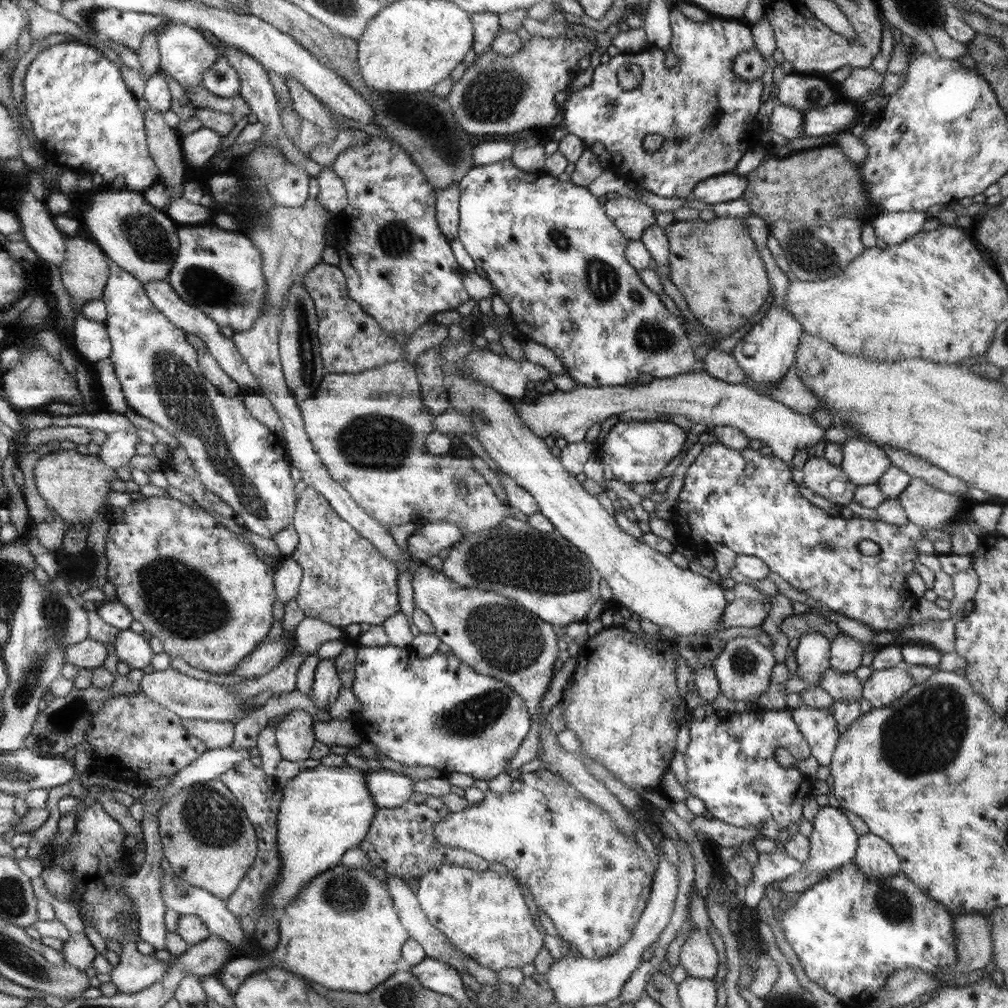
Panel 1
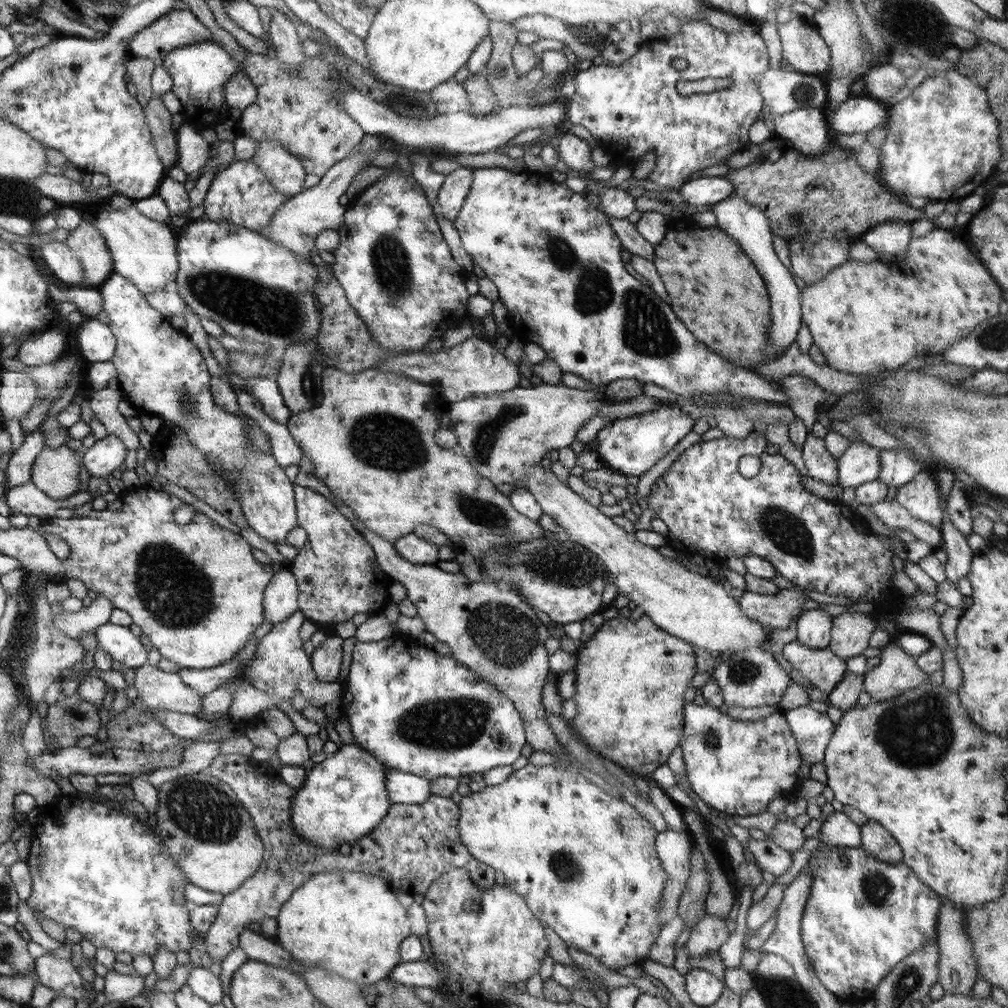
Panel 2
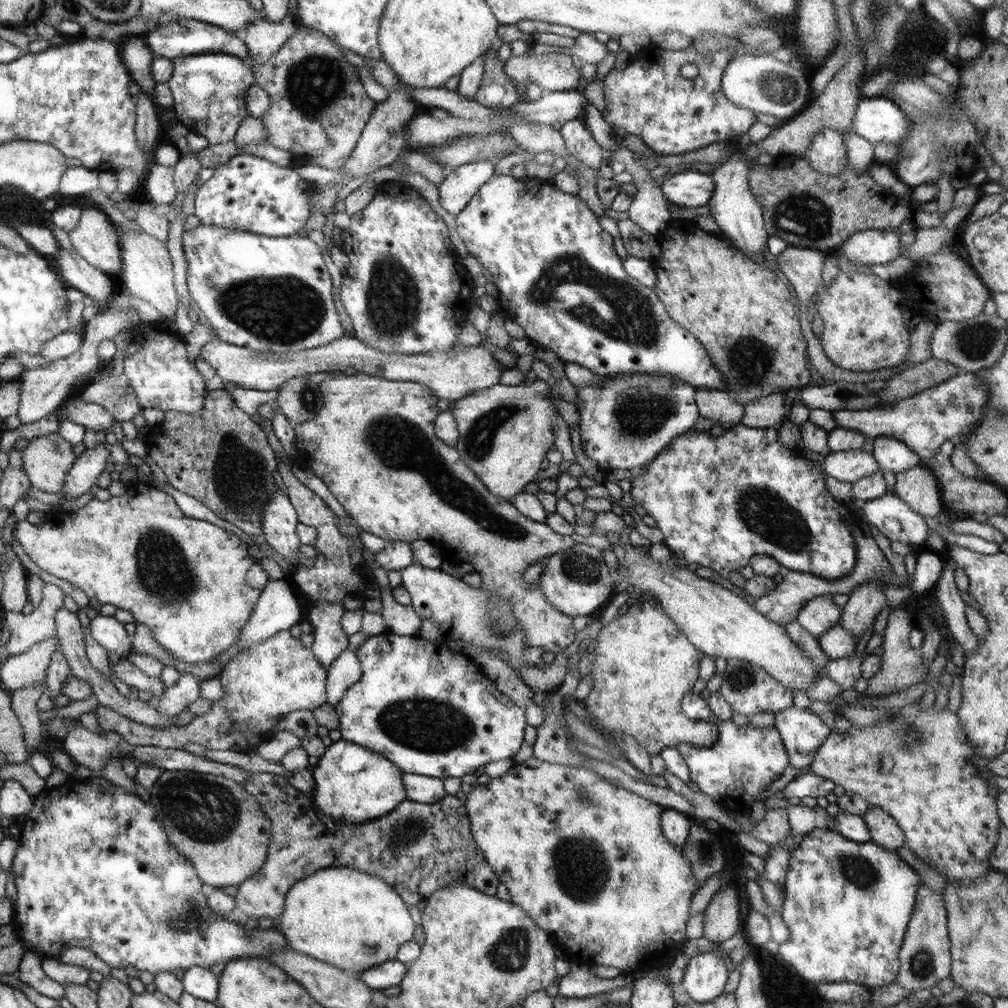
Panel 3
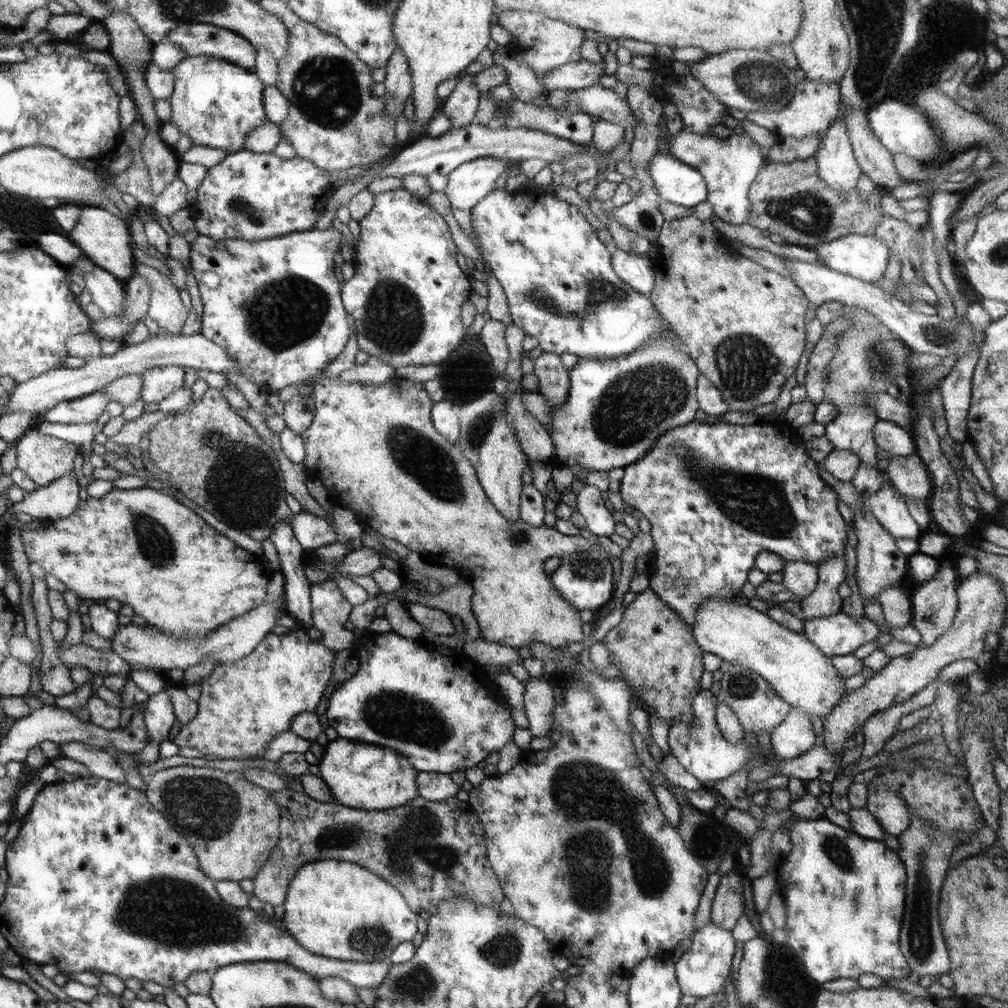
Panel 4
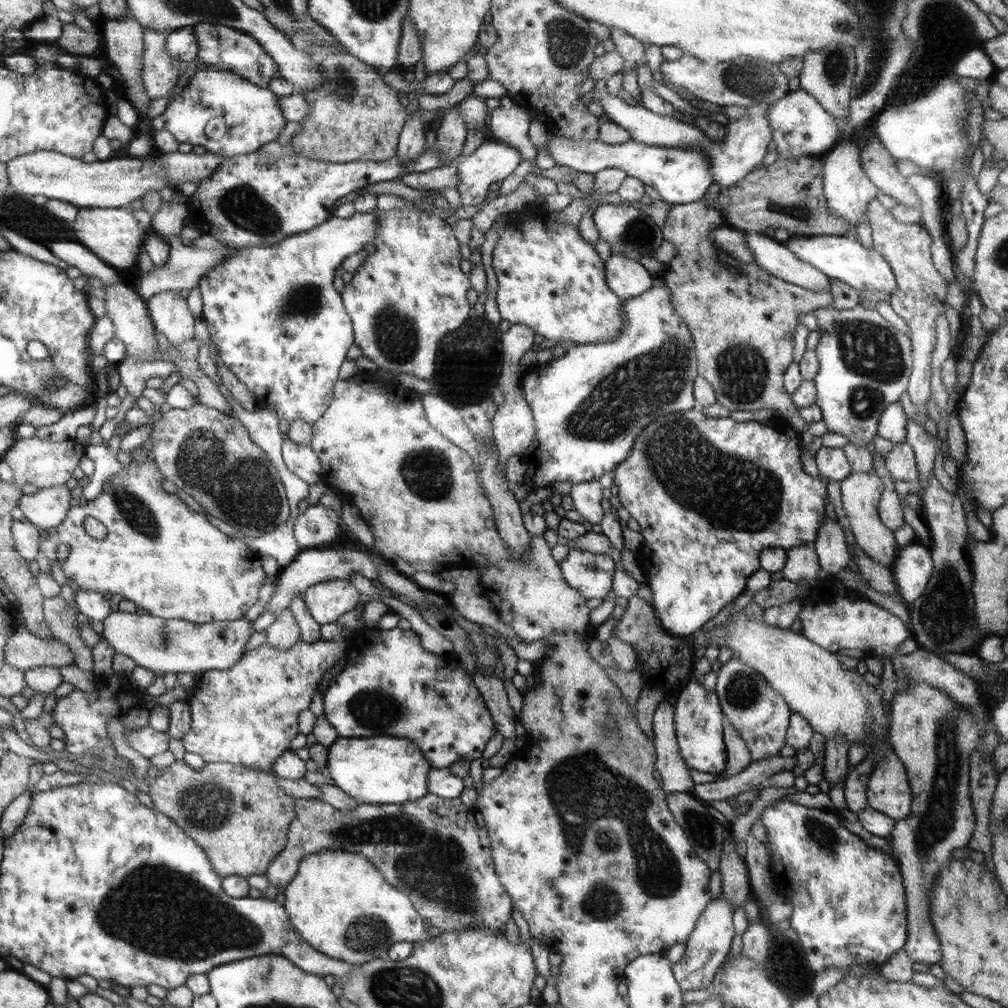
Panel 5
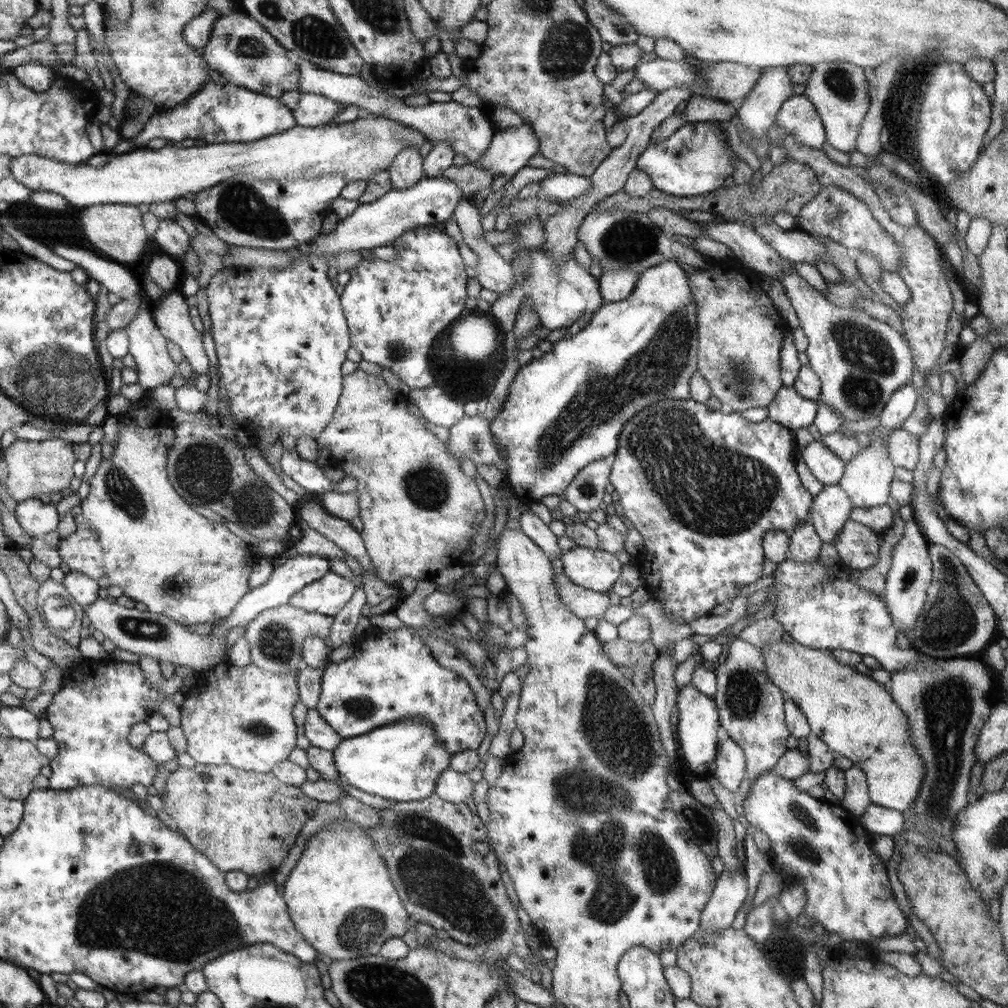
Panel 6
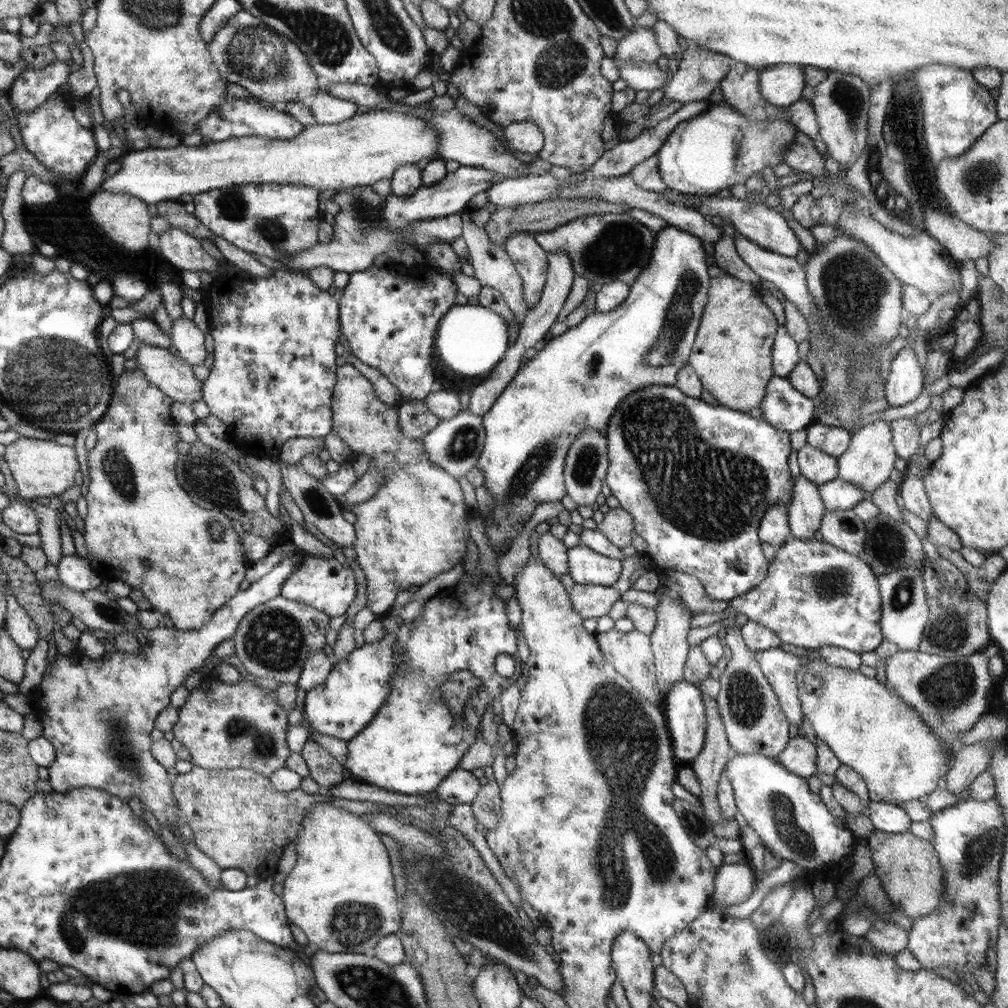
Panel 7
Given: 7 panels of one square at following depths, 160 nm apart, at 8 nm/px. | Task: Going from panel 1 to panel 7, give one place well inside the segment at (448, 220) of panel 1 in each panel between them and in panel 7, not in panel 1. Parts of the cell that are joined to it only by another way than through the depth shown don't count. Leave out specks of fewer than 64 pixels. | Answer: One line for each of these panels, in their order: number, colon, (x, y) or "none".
2: (453, 193)
3: (457, 190)
4: (468, 184)
5: (491, 162)
6: (510, 149)
7: (525, 137)

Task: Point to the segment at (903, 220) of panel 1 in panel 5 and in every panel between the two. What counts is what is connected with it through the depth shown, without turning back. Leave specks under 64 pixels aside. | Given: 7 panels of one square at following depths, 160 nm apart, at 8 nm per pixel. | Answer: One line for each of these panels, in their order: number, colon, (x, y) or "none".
2: (893, 237)
3: (867, 247)
4: (865, 257)
5: (842, 258)

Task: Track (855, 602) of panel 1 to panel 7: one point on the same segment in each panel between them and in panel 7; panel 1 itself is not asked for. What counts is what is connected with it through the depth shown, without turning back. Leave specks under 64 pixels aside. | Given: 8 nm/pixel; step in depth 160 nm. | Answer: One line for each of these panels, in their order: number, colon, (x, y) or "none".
2: (710, 509)
3: (718, 500)
4: (716, 495)
5: (709, 493)
6: (701, 486)
7: (698, 508)

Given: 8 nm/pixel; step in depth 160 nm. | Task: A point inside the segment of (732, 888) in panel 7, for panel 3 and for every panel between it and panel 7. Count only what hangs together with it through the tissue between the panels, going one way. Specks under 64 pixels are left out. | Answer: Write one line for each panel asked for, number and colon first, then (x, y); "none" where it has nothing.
3: (705, 976)
4: (701, 971)
5: (707, 948)
6: (731, 887)

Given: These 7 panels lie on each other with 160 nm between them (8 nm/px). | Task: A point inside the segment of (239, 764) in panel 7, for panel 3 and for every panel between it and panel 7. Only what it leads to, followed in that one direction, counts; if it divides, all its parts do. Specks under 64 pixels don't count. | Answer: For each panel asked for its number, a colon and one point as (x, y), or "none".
3: (265, 682)
4: (244, 704)
5: (247, 716)
6: (242, 717)

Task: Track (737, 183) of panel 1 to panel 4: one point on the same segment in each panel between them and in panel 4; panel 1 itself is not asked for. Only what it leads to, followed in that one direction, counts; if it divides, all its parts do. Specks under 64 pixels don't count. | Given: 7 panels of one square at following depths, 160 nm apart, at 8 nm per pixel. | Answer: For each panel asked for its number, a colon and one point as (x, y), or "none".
2: (710, 190)
3: (690, 189)
4: (677, 183)

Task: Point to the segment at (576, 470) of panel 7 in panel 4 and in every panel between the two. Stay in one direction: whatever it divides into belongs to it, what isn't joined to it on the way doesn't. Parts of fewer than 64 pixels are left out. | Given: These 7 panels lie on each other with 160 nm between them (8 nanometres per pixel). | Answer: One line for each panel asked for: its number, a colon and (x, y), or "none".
4: (599, 520)
5: (587, 496)
6: (585, 492)

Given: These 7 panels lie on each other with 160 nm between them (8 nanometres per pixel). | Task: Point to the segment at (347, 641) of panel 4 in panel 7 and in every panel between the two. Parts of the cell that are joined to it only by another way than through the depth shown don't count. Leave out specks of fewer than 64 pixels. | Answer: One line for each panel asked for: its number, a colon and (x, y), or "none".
5: (327, 601)
6: (330, 594)
7: (325, 584)

